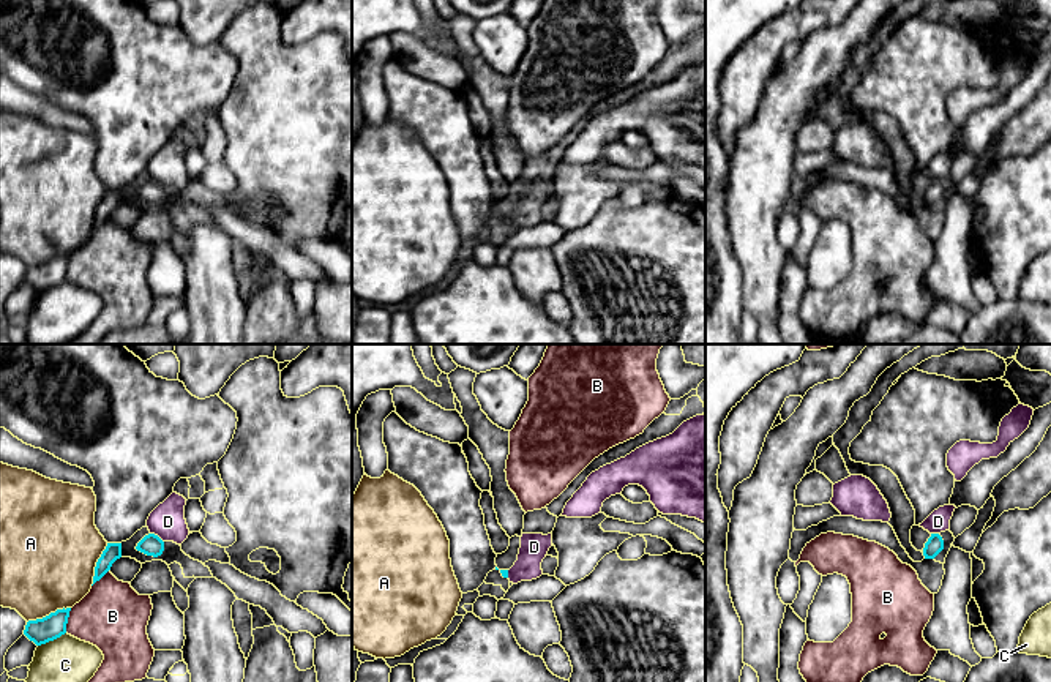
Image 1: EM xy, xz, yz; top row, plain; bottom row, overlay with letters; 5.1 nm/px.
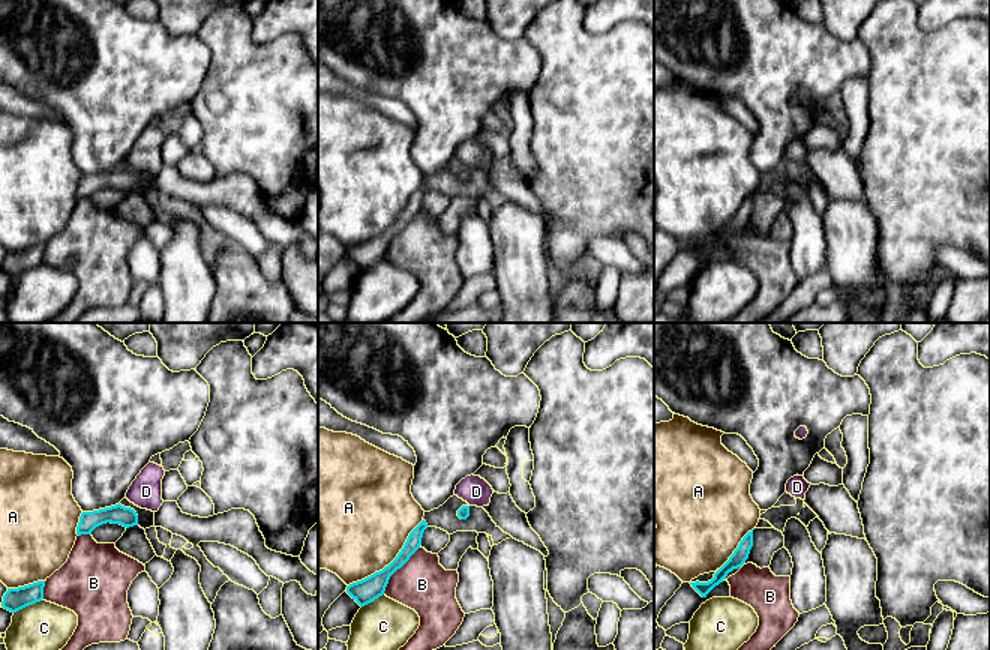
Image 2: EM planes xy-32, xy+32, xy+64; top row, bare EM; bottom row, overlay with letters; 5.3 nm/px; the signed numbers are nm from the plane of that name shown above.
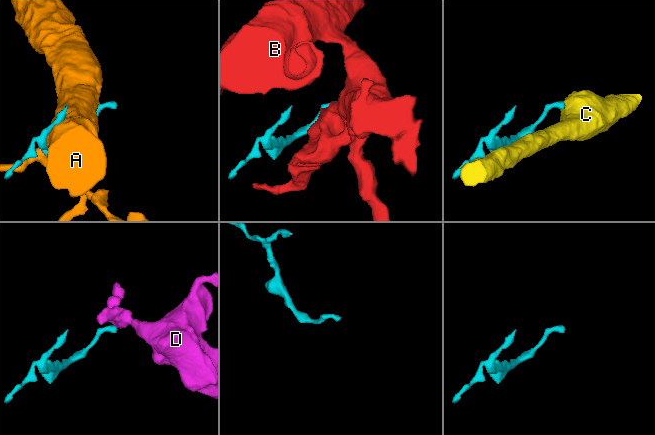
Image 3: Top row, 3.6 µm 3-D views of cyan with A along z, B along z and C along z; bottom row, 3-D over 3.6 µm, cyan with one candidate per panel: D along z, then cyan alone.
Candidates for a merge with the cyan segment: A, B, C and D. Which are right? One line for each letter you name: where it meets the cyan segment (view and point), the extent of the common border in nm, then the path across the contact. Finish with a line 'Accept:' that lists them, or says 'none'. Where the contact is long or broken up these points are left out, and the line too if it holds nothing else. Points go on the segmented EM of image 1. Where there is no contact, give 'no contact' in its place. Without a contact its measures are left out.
Accept: none

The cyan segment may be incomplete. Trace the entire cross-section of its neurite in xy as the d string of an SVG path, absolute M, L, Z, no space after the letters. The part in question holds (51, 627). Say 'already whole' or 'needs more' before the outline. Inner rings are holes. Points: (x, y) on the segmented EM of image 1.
already whole | M71 608L57 609L49 616L36 620L28 620L24 635L36 646L54 641L66 633L66 624Z

